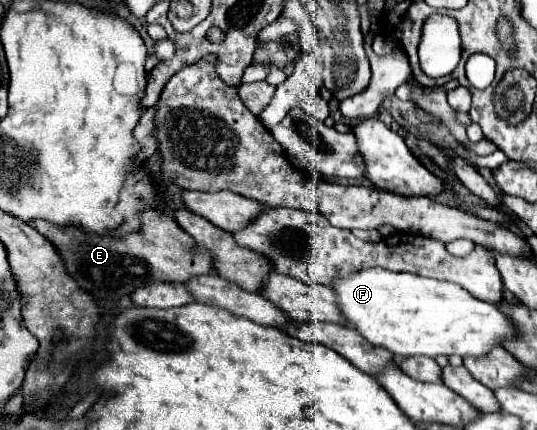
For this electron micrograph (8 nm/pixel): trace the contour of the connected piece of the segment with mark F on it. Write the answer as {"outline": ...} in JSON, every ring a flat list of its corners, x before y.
{"outline":[[361,269,345,277,335,277,331,289,337,297,337,307,345,321,371,345,383,347,399,357,411,355,485,355,493,345,501,343,505,335,511,335,511,323,501,315,501,311,485,301,475,299,463,287,447,281,435,281,419,277,413,273,393,273,389,269]]}

